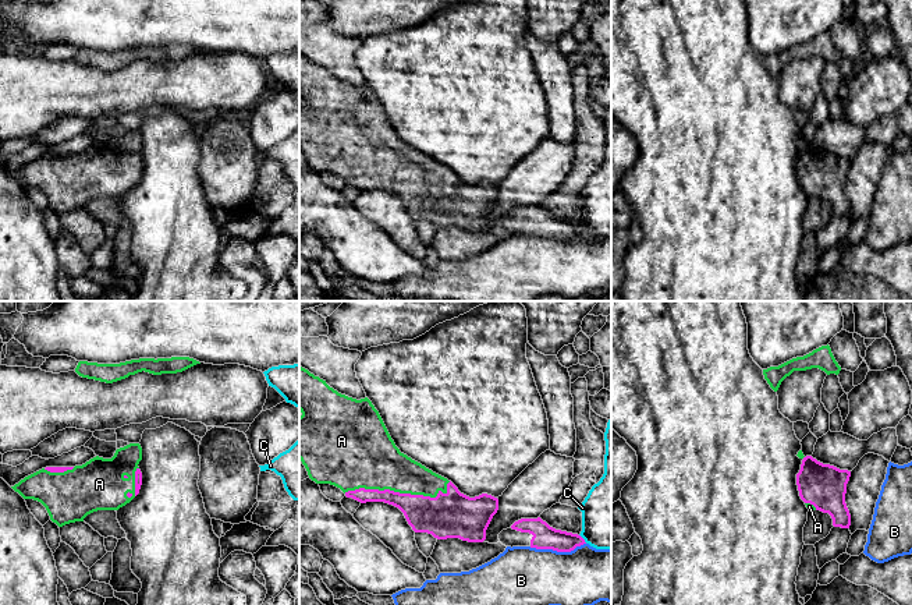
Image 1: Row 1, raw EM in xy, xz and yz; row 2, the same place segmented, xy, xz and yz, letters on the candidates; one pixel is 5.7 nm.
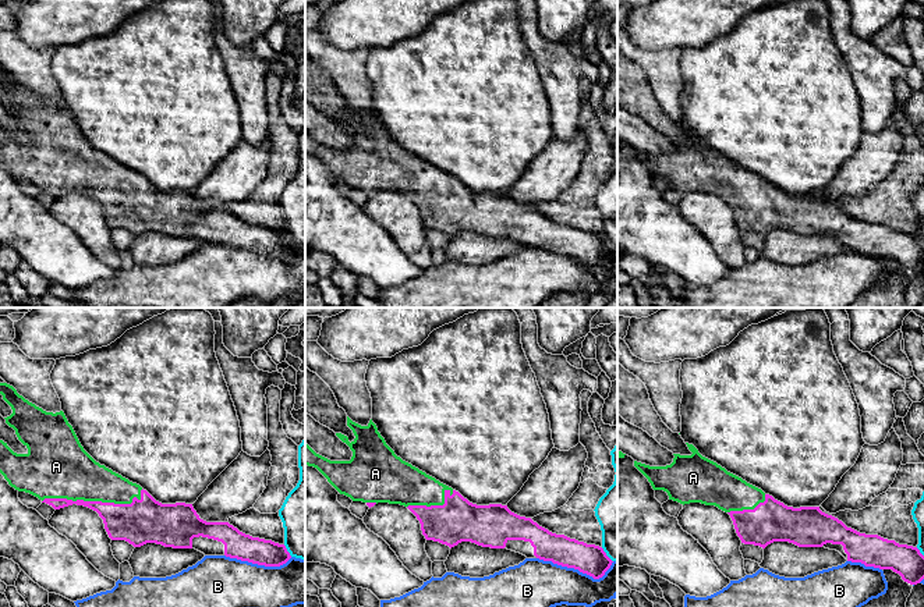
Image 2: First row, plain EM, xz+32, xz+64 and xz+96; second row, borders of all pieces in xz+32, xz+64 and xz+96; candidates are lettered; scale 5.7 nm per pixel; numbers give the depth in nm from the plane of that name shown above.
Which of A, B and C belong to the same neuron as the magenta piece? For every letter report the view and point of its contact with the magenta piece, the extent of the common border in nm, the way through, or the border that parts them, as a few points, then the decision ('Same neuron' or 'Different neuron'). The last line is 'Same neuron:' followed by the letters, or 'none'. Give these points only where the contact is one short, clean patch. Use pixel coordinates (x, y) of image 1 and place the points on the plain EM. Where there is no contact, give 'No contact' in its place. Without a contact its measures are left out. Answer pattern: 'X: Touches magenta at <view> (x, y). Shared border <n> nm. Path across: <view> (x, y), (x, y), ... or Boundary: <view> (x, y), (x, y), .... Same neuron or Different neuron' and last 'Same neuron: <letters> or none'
A: Touches magenta at xz (400, 181). Shared border 600 nm. Same neuron
B: Touches magenta at xz (557, 239). Shared border 320 nm. Different neuron
C: Touches magenta at xz (582, 226). Shared border 70 nm. Different neuron
Same neuron: A

